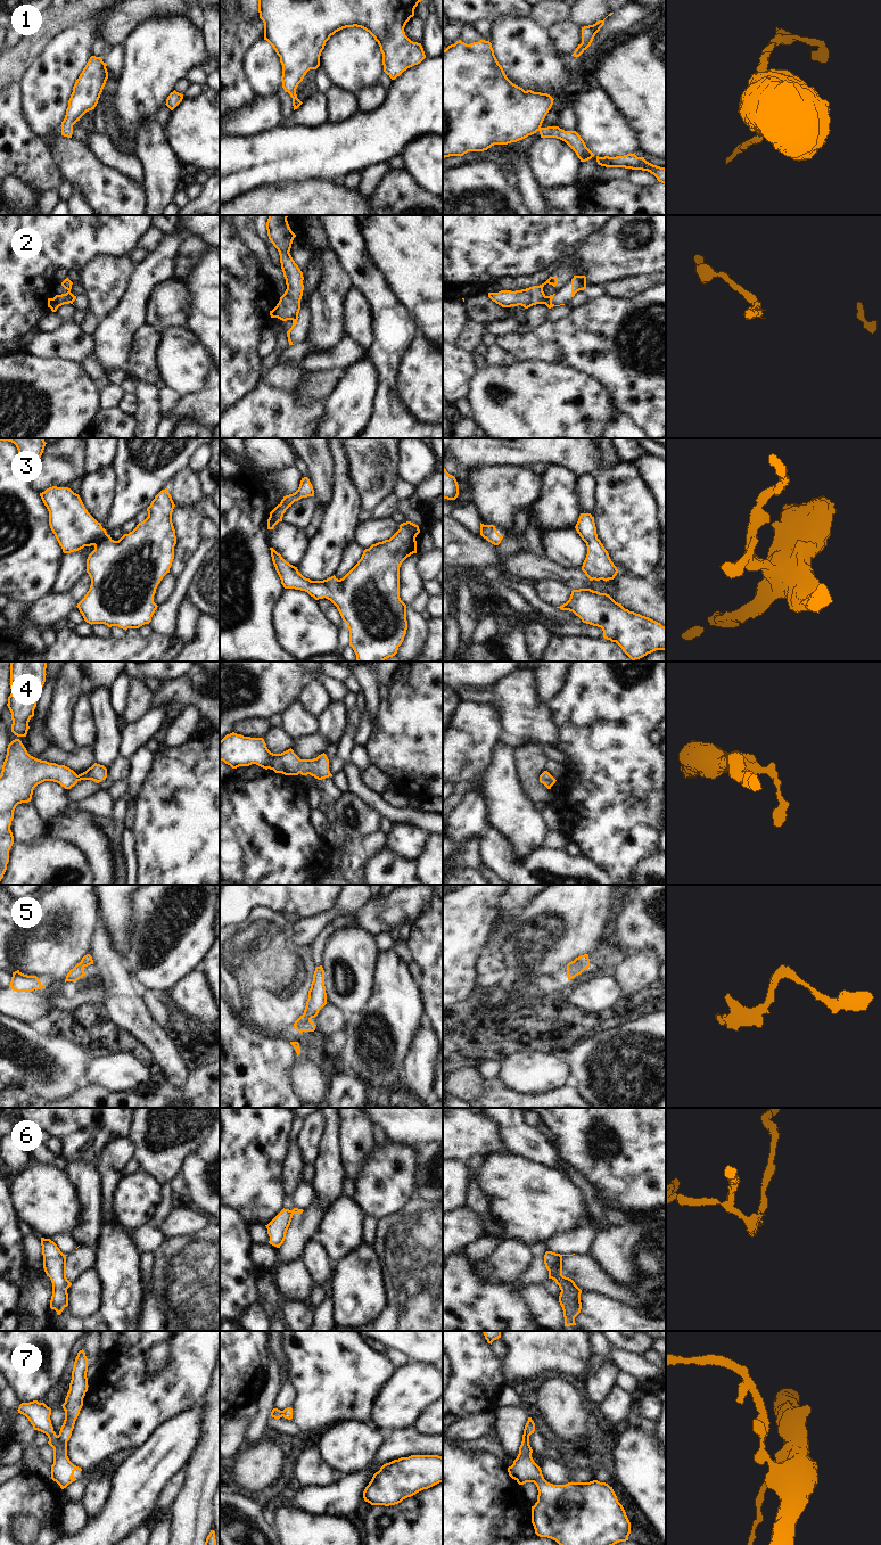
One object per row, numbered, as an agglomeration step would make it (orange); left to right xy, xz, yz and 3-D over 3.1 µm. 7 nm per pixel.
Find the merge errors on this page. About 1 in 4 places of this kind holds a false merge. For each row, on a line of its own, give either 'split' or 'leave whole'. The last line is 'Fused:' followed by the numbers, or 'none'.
1: leave whole
2: split
3: leave whole
4: leave whole
5: leave whole
6: split
7: split
Fused: 2, 6, 7

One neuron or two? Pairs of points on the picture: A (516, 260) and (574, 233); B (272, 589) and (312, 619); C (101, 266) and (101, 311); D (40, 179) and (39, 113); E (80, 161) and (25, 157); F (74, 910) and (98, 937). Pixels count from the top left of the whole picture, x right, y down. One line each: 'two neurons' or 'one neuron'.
A: one neuron
B: two neurons
C: one neuron
D: two neurons
E: two neurons
F: two neurons

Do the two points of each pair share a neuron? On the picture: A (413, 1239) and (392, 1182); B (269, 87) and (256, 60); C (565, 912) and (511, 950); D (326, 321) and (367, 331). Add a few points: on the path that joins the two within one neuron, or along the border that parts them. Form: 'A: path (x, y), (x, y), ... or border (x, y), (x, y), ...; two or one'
A: border (414, 1198), (398, 1211), (384, 1216), (379, 1221); two
B: path (265, 80), (262, 67); one
C: path (551, 926), (525, 950); one
D: border (346, 300), (346, 329), (348, 335); two

